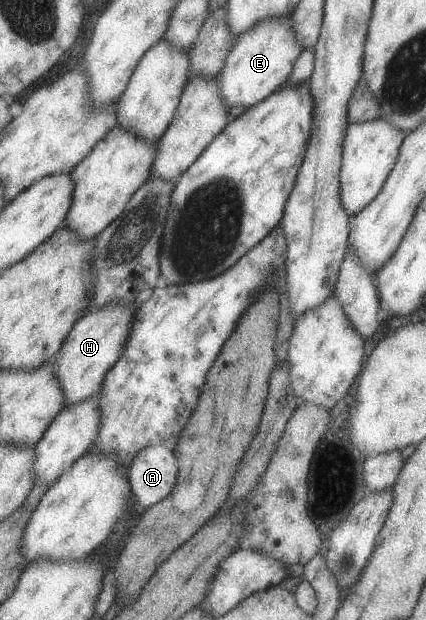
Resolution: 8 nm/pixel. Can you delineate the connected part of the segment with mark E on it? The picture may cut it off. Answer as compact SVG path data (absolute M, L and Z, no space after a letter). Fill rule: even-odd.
M290 16L264 18L235 40L225 66L217 76L222 97L229 108L242 105L247 110L288 82L295 61L304 51Z

